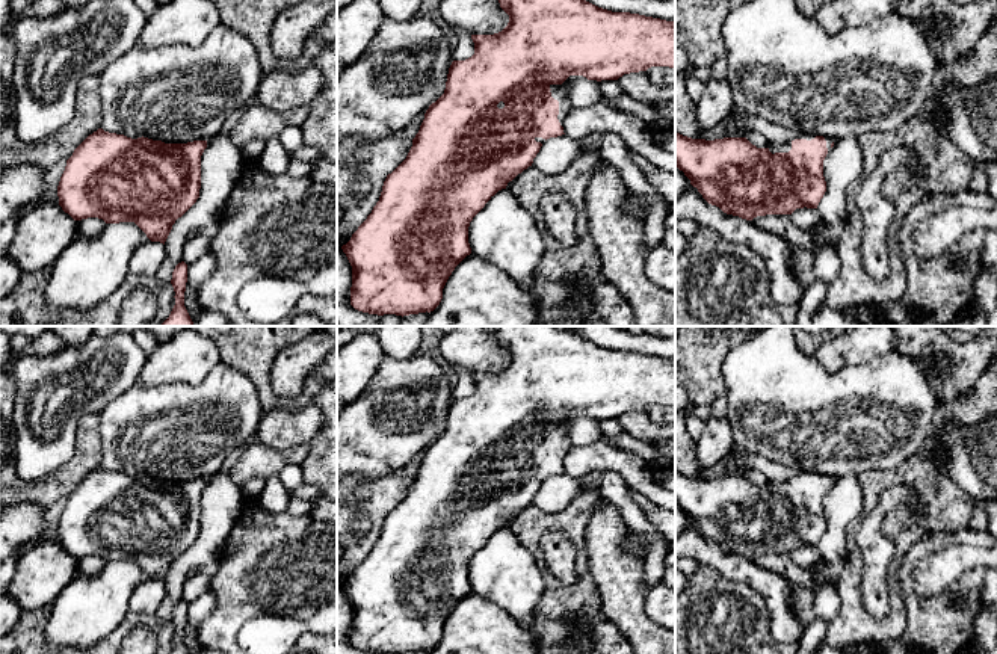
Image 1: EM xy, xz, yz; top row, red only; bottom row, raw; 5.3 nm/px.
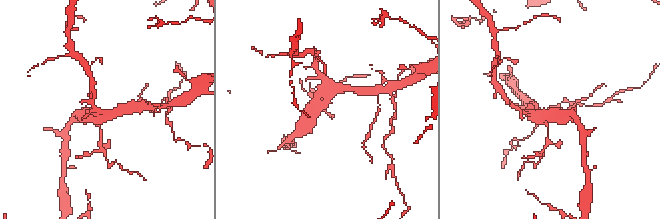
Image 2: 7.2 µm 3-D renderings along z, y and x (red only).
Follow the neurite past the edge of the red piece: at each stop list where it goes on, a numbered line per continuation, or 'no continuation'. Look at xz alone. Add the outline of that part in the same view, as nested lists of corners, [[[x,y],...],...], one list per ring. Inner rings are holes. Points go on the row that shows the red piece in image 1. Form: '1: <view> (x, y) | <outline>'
1: xz (558, 91) | [[[550,85],[550,89],[551,89],[550,91],[551,97],[559,101],[557,119],[559,119],[560,125],[563,125],[563,119],[566,118],[566,115],[571,109],[568,92],[566,92],[565,86],[562,86],[562,85]]]

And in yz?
1: yz (786, 147) | [[[799,131],[798,136],[793,137],[792,140],[787,140],[787,142],[784,142],[784,143],[781,143],[781,145],[770,145],[770,147],[769,147],[769,151],[770,151],[772,154],[775,154],[775,153],[789,153],[789,151],[792,150],[792,142],[793,142],[795,139],[807,139],[807,140],[811,140],[811,139],[814,139],[816,136],[817,136],[817,134],[810,134],[810,133]]]

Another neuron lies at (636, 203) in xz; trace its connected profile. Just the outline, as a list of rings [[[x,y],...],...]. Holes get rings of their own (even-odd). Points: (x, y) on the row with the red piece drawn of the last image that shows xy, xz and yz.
[[[630,192],[625,207],[630,208],[637,217],[645,219],[648,199],[644,193]]]

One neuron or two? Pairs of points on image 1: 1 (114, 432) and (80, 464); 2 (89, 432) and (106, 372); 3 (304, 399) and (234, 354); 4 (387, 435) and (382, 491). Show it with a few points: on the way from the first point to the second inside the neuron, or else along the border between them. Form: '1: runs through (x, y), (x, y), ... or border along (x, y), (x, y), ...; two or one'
1: border along (97, 414), (101, 438), (100, 465); two
2: border along (97, 413), (88, 413), (79, 420), (74, 444); two
3: runs through (284, 402), (263, 388), (254, 370); one
4: border along (401, 468), (376, 478), (352, 478); two

